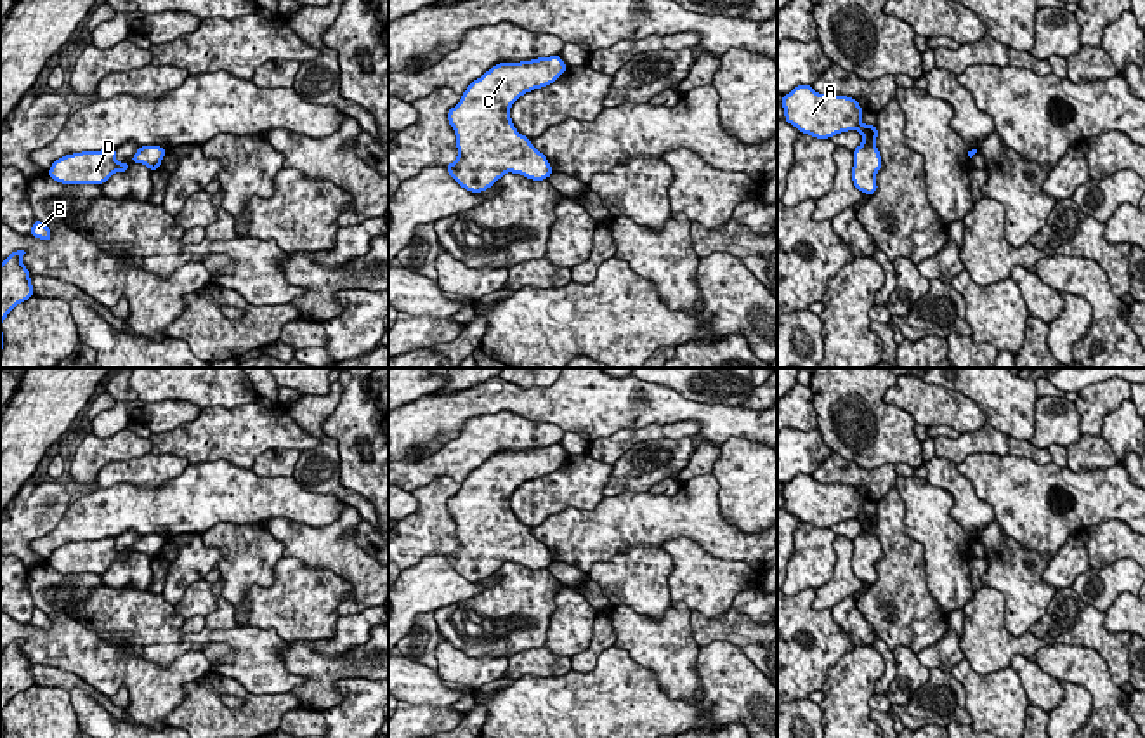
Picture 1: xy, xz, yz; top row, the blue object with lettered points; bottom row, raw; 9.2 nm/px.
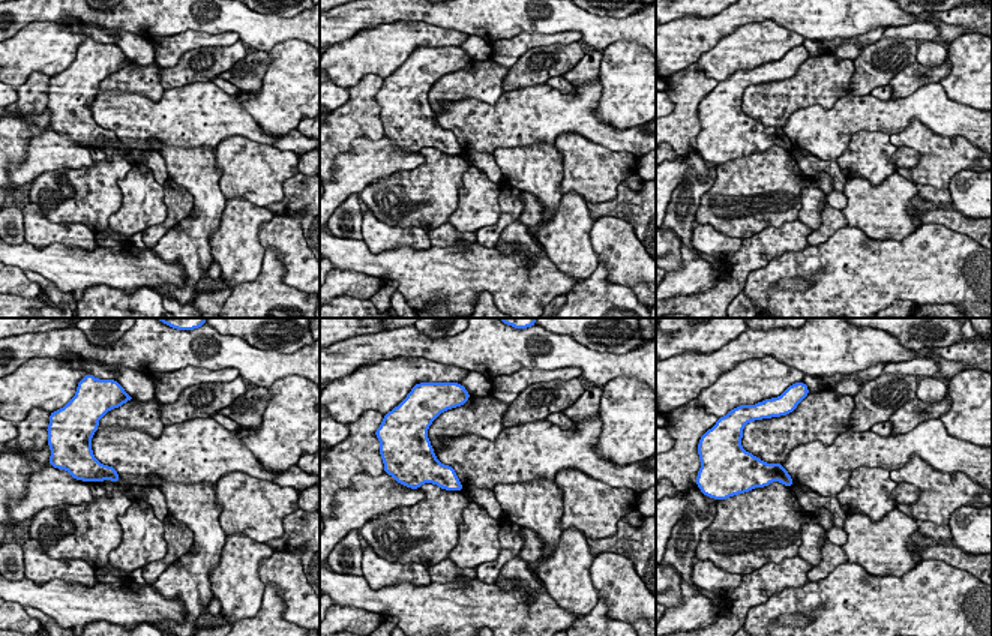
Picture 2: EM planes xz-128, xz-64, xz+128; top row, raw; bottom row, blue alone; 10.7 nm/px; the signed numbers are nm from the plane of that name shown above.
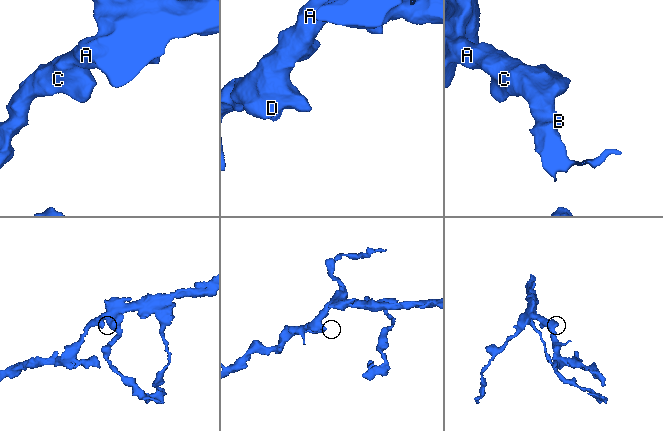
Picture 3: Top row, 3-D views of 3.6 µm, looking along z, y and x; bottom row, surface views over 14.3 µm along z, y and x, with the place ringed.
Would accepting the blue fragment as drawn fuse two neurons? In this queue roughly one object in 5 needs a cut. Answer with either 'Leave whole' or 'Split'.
Leave whole

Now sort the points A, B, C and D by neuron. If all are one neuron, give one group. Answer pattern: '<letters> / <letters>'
A B C D

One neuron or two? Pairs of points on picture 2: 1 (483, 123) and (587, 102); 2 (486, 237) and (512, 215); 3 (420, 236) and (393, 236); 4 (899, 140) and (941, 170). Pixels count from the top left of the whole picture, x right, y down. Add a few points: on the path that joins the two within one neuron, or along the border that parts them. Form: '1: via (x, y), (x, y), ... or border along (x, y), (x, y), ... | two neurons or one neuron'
1: via (509, 117), (562, 113) | one neuron
2: via (492, 233), (506, 219) | one neuron
3: via (414, 236), (399, 236) | one neuron
4: via (910, 140), (914, 140), (934, 159) | one neuron

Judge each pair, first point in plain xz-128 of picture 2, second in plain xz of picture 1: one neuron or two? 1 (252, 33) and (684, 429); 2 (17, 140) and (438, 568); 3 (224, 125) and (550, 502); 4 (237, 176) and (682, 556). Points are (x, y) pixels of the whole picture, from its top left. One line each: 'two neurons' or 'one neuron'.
1: two neurons
2: two neurons
3: two neurons
4: one neuron

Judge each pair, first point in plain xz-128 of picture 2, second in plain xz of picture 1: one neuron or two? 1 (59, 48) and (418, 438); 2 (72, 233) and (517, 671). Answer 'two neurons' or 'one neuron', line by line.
1: two neurons
2: two neurons

